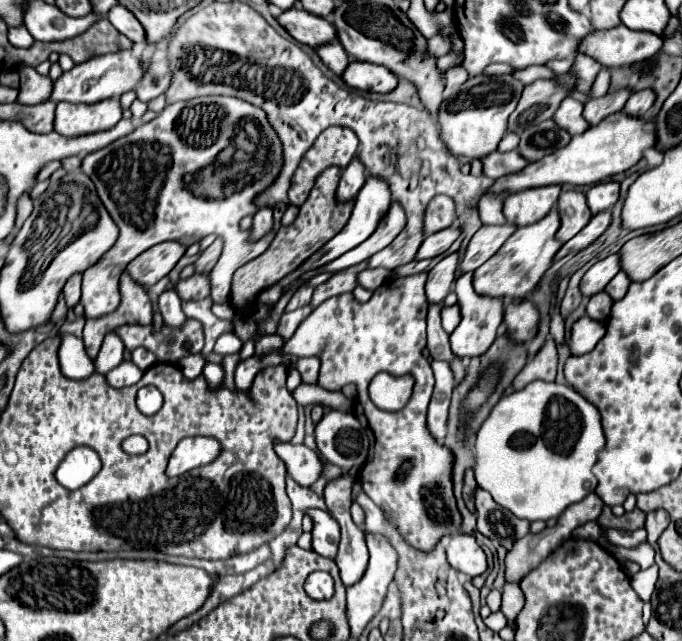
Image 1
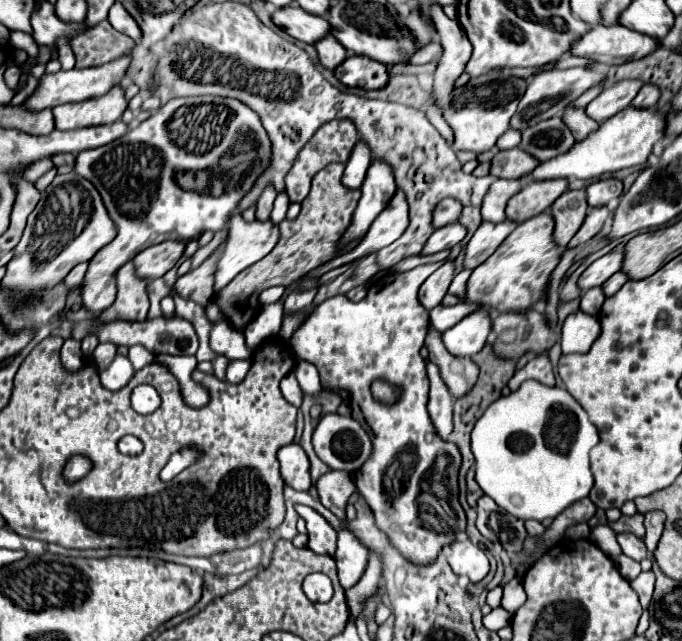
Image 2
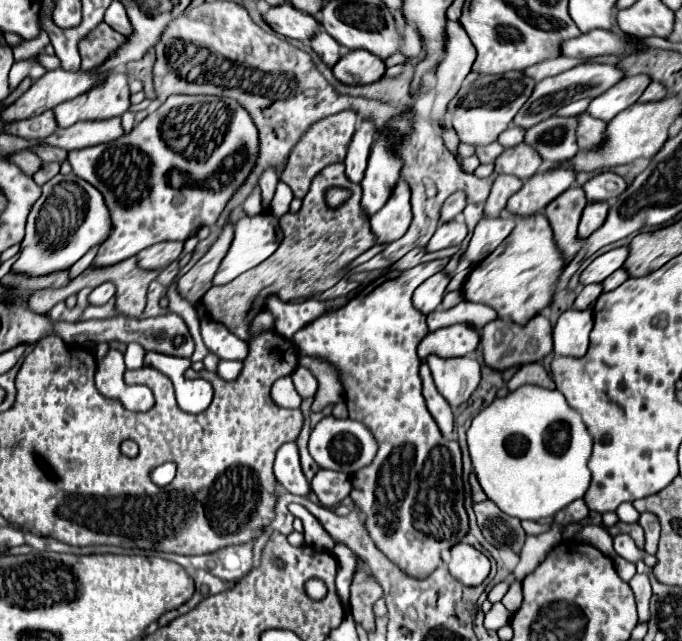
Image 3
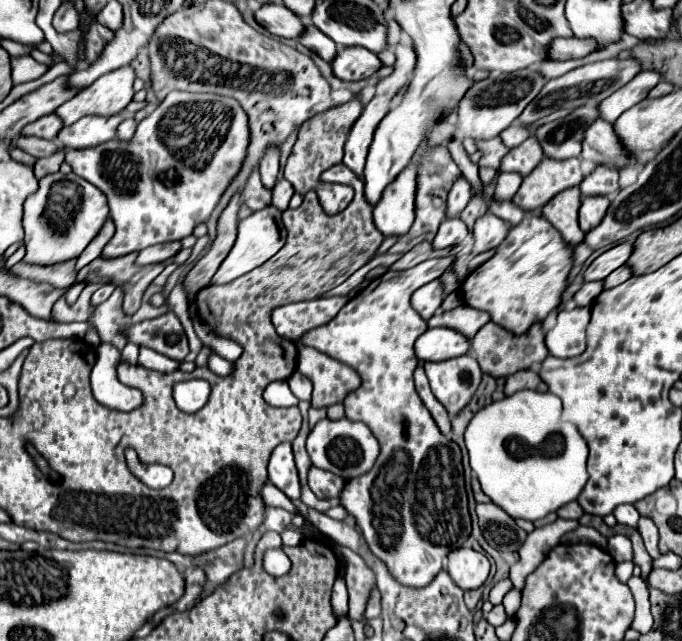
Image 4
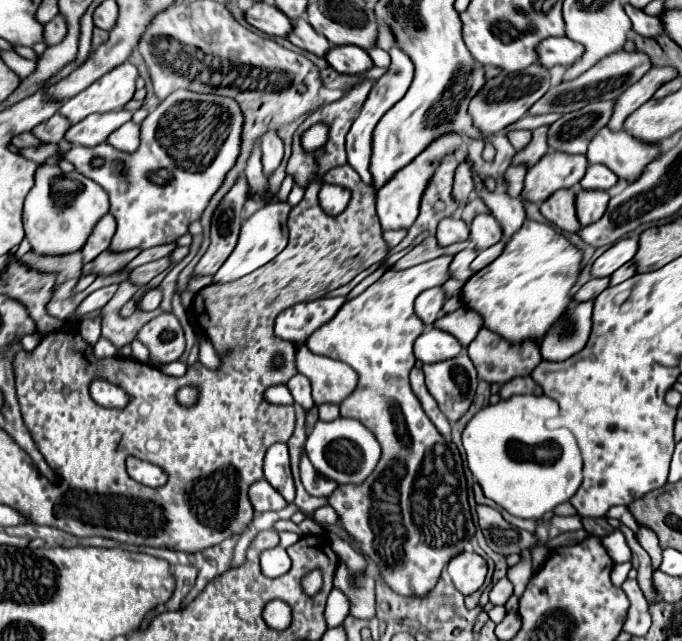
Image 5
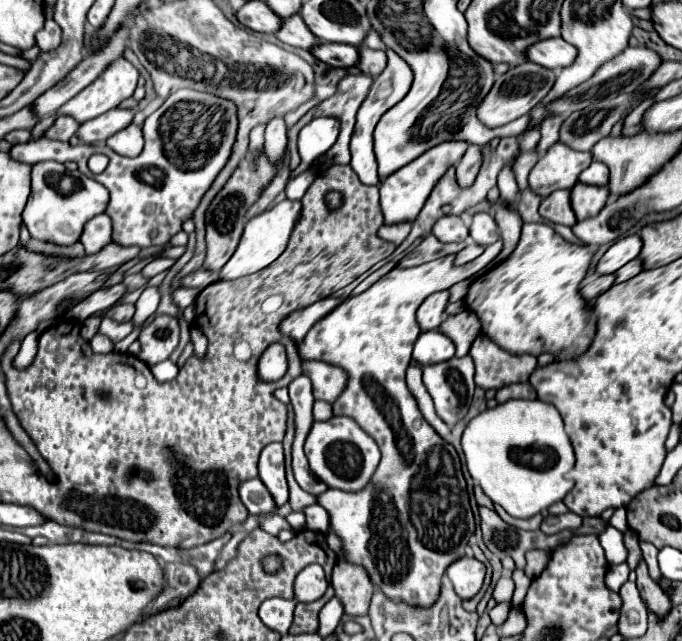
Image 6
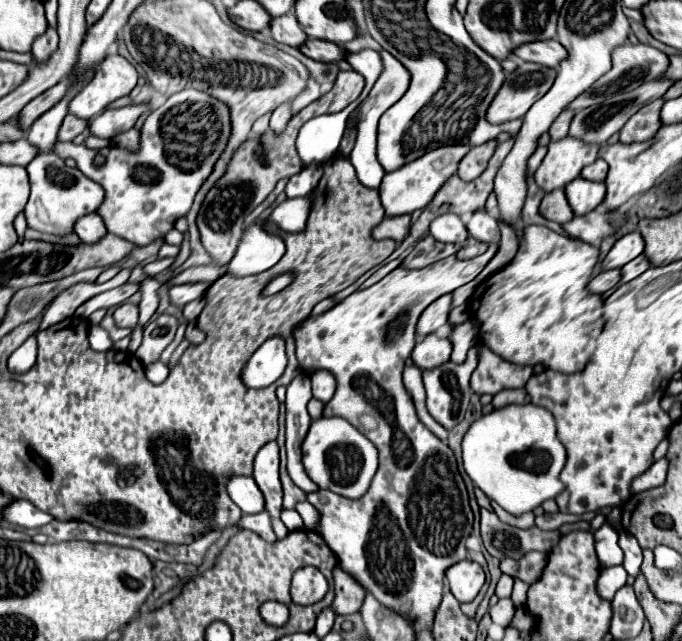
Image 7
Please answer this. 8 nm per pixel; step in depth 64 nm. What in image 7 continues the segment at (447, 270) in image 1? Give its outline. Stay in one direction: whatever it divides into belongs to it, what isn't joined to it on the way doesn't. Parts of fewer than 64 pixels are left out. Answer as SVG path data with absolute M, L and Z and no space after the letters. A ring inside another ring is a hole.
M452 294L442 296L440 300L432 302L418 320L418 328L416 328L418 338L424 338L424 336L436 332L440 326L444 326L448 322L450 310L452 310Z

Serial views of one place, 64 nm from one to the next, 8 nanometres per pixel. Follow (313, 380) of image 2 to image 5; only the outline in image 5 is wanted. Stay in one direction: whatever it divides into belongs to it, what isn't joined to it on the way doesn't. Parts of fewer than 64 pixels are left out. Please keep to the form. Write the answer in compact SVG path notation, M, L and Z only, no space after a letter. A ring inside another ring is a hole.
M296 374L288 382L288 388L290 388L294 402L300 404L304 408L304 412L310 412L310 408L314 406L314 400L310 396L310 380L306 380L306 376L302 376L302 374Z

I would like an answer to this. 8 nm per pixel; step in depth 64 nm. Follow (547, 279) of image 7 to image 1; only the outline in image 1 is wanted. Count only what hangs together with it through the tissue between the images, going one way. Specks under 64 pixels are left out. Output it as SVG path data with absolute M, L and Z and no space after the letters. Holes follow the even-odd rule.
M554 208L540 222L516 228L516 232L502 244L502 248L496 252L496 256L492 256L490 260L484 262L484 266L474 270L472 284L474 284L476 294L514 300L514 302L526 300L534 292L534 288L538 286L538 282L542 280L546 270L552 266L556 252L562 248L562 244L554 238L554 234L560 226L558 222L560 222L560 218Z

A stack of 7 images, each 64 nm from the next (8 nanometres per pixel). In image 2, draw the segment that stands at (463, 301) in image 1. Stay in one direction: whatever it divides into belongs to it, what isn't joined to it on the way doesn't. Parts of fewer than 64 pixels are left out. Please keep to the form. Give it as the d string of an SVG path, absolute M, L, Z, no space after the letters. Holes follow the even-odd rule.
M464 268L462 272L458 272L458 274L454 276L454 280L452 280L452 284L450 284L448 292L450 292L450 294L458 294L458 296L462 296L462 298L466 298L466 296L464 296L464 288L466 288L468 276L470 276L470 270L466 270L466 268ZM480 310L466 316L456 326L440 332L440 338L444 348L452 356L474 356L484 348L490 328L492 328L492 316Z

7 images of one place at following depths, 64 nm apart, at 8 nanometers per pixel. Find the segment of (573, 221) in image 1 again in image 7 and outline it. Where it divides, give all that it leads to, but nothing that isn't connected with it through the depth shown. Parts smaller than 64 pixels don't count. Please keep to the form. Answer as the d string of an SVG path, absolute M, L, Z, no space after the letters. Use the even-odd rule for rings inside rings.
M556 188L552 192L548 192L542 202L540 202L540 214L546 218L546 220L554 220L554 222L560 222L564 224L566 220L572 220L574 212L566 200L566 194L562 188Z

